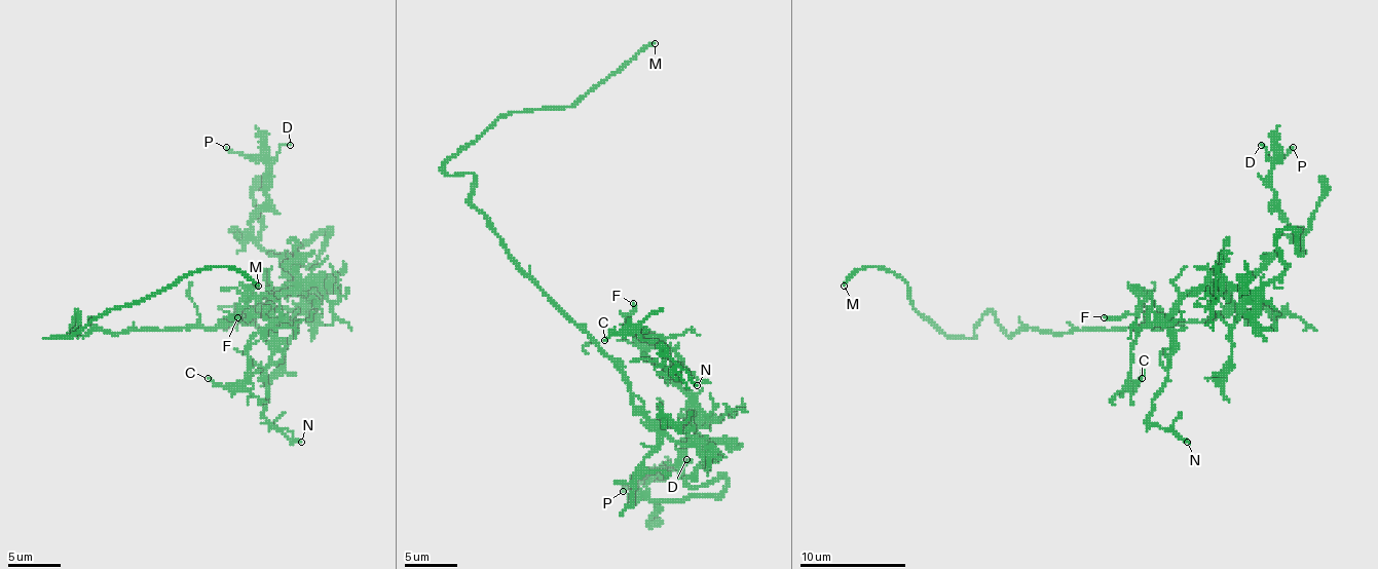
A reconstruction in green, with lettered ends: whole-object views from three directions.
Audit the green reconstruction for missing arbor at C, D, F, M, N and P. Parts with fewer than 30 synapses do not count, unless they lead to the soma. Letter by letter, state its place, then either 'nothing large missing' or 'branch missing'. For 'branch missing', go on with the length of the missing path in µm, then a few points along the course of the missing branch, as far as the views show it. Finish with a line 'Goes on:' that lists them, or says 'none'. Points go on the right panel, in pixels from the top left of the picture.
C: at (1142, 378); nothing large missing
D: at (1261, 145); nothing large missing
F: at (1104, 317); nothing large missing
M: at (844, 286); branch missing; about 3 µm are missing; missing branch runs (844, 286), (852, 293), (849, 298)
N: at (1187, 442); nothing large missing
P: at (1293, 147); nothing large missing
Goes on: M

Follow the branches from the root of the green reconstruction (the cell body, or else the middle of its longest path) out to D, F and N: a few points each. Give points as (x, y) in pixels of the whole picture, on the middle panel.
D: (586, 332), (652, 420), (710, 454), (686, 484), (727, 481), (718, 494), (655, 502), (646, 486), (686, 459)
F: (586, 332), (652, 420), (688, 422), (697, 404), (668, 375), (678, 353), (636, 340), (625, 325), (633, 303)
N: (586, 332), (623, 375), (643, 412), (663, 427), (688, 422), (697, 404), (668, 375), (660, 350), (697, 385)

